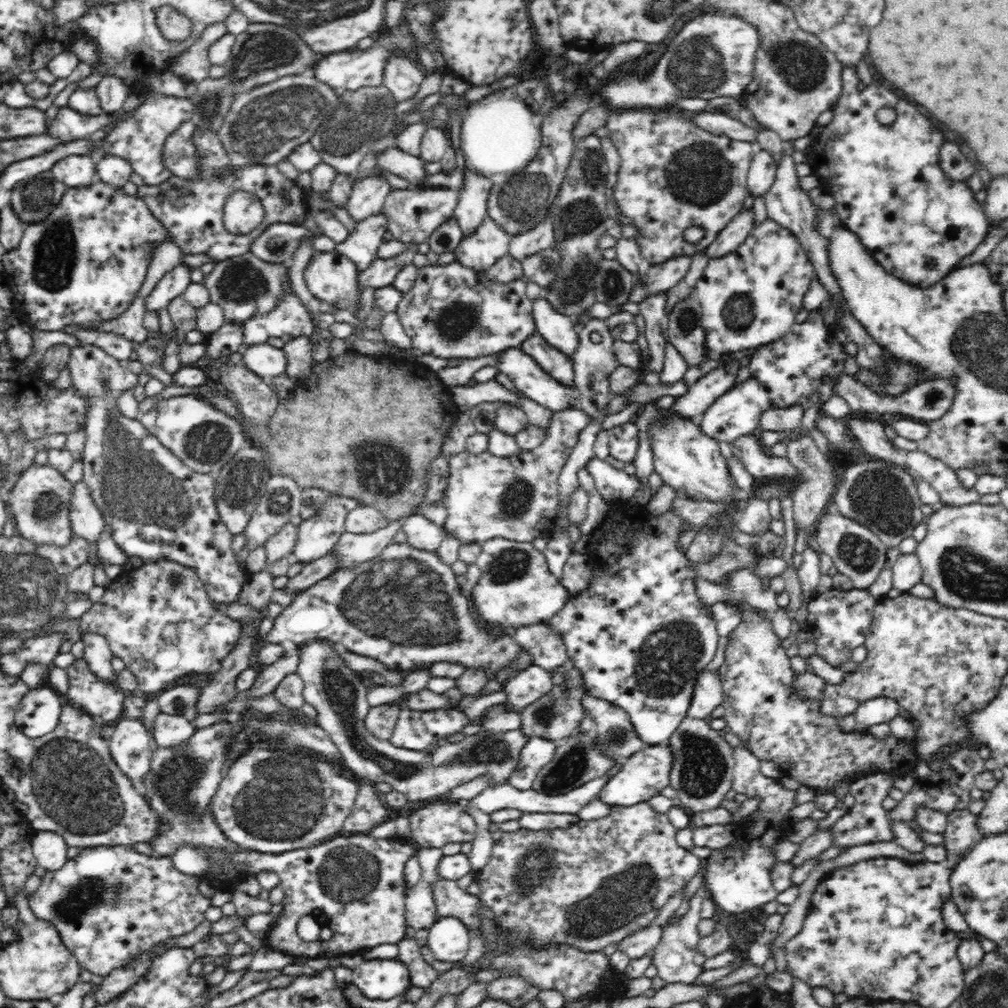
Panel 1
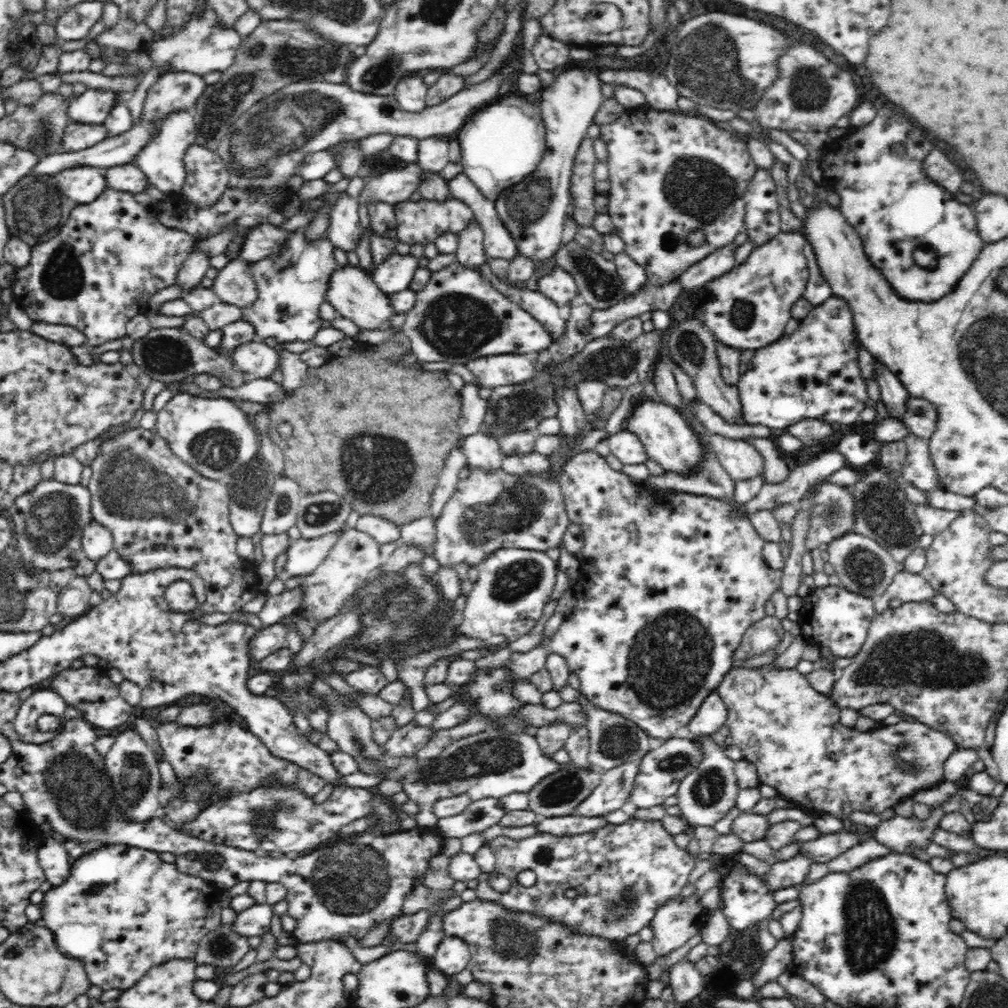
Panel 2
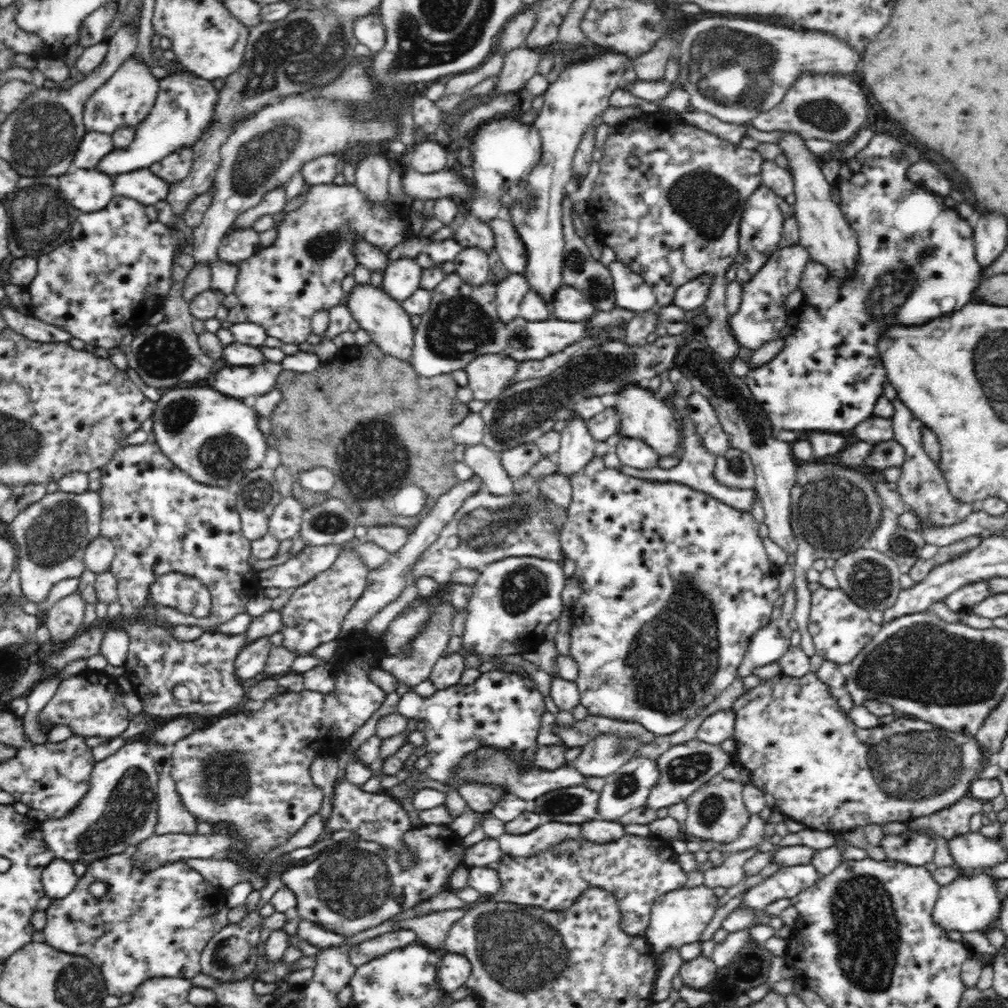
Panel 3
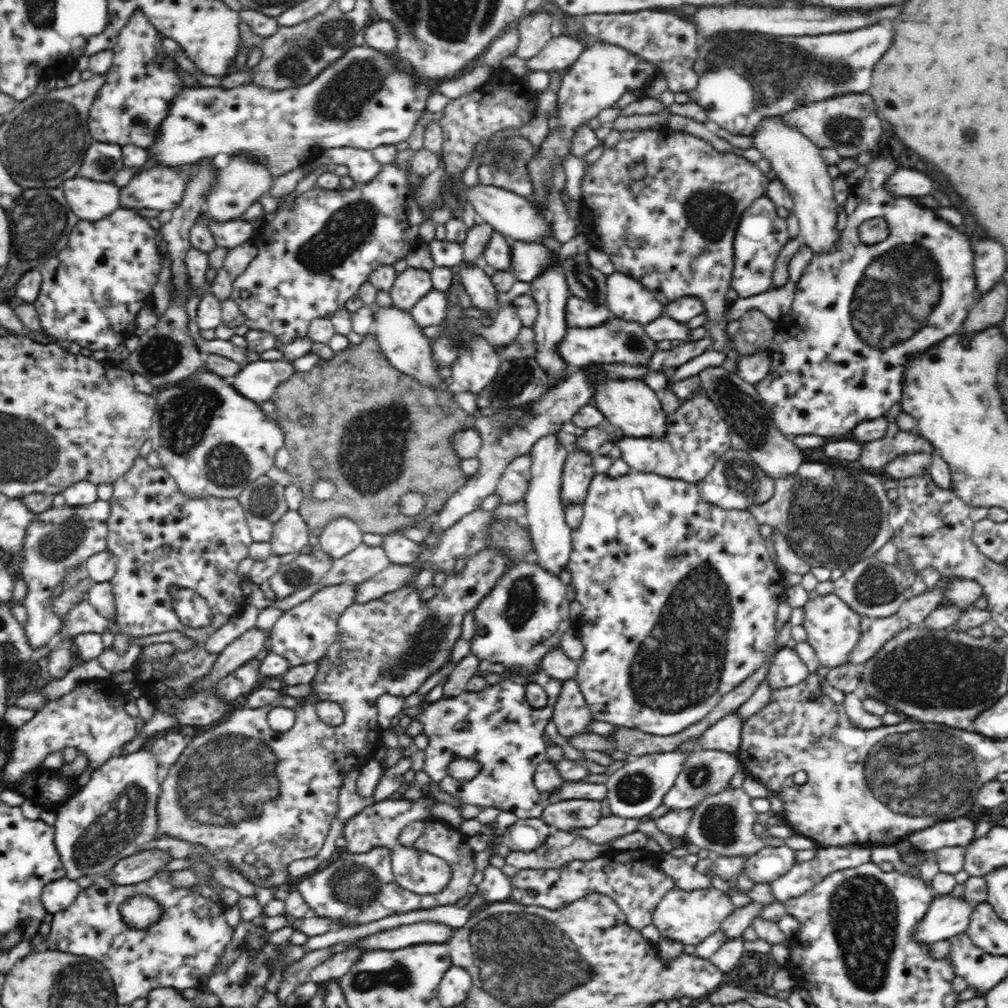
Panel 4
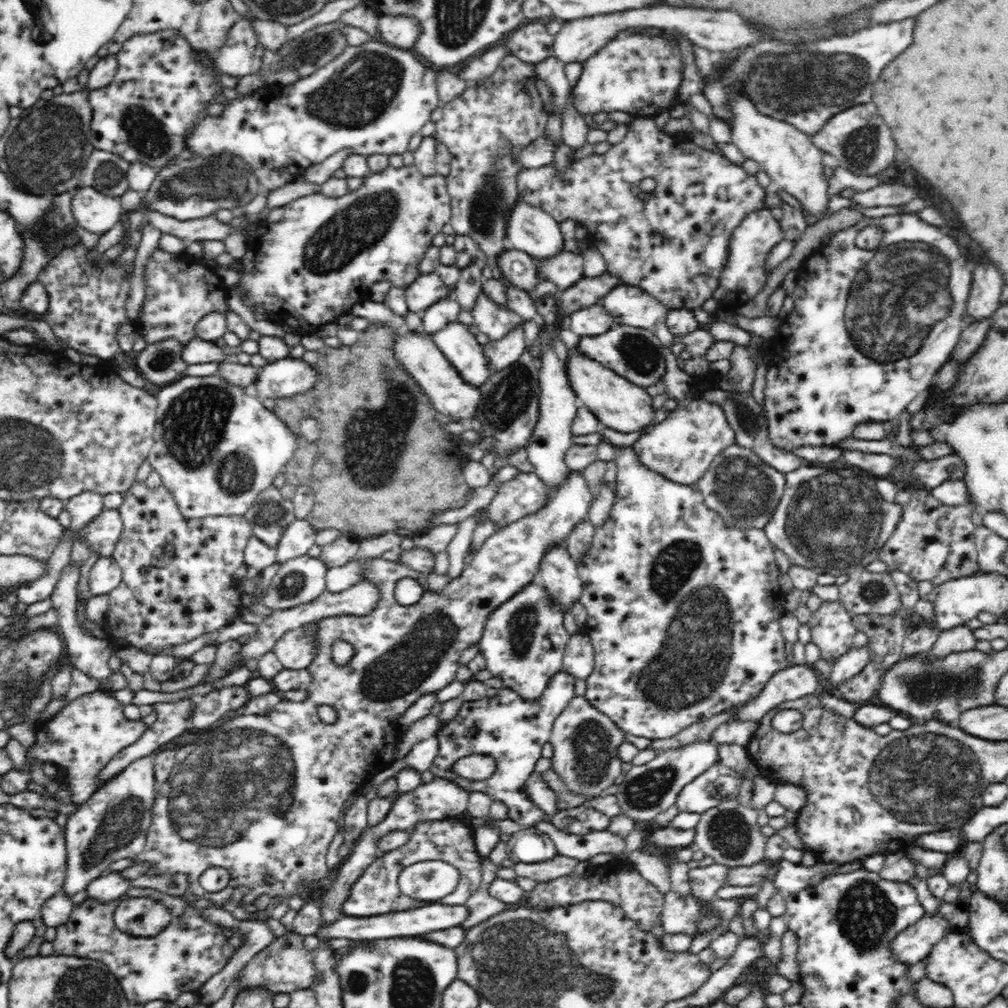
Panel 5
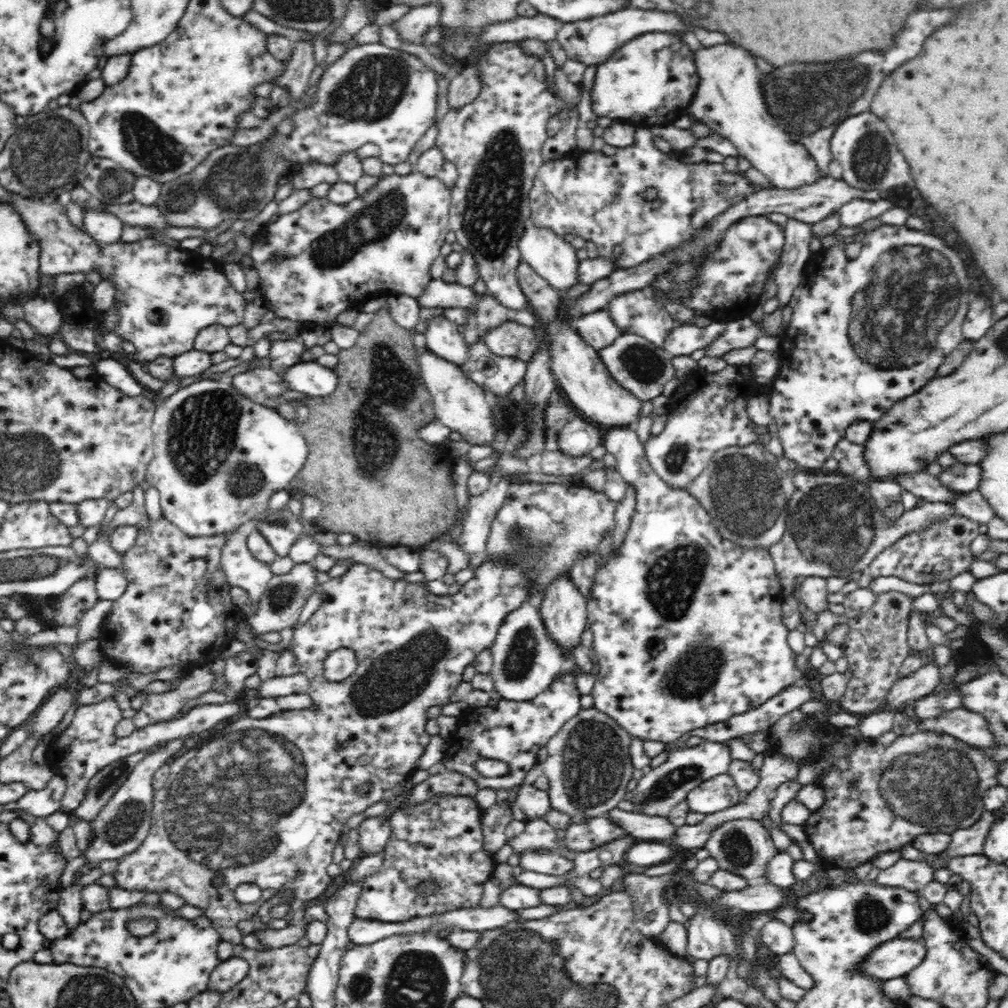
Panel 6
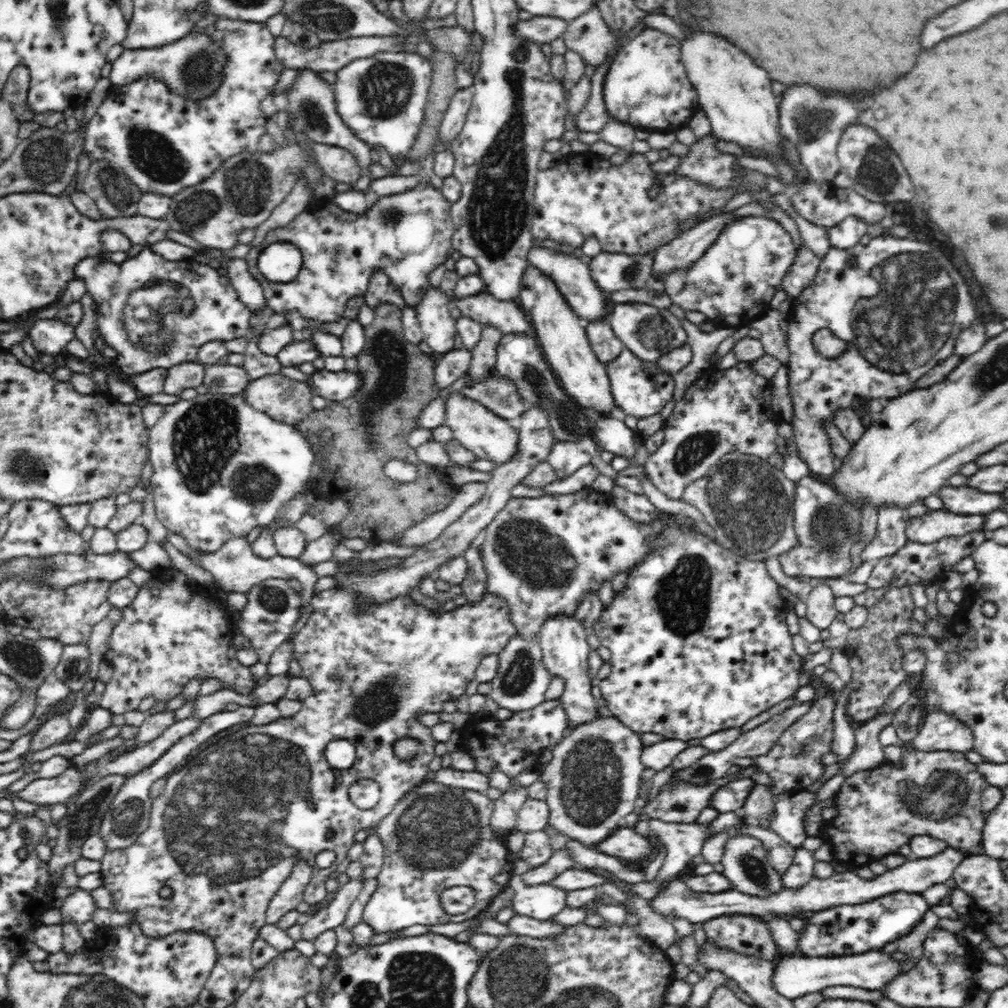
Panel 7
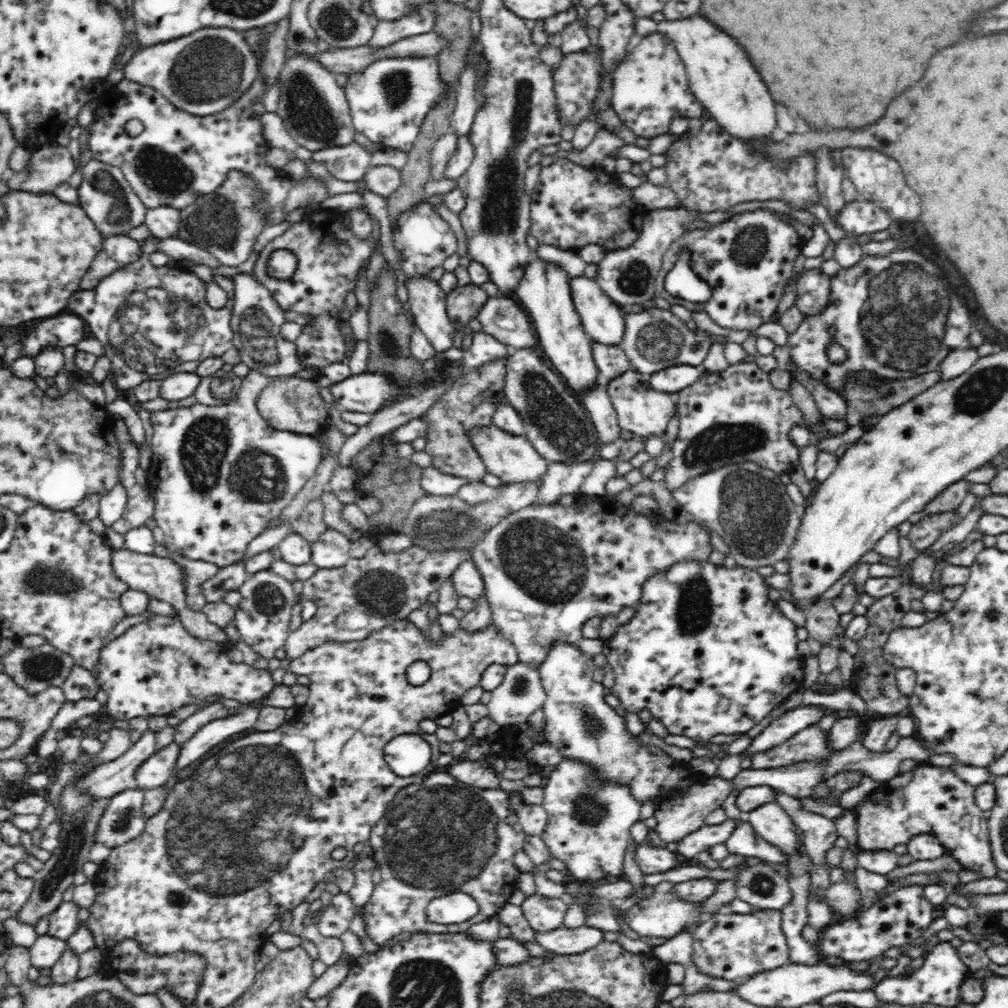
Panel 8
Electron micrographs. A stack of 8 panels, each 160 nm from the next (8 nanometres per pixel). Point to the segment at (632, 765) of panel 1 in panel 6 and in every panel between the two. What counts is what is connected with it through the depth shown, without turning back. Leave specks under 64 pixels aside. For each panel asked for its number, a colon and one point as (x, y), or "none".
2: (659, 771)
3: (683, 767)
4: (704, 772)
5: (718, 782)
6: (720, 792)

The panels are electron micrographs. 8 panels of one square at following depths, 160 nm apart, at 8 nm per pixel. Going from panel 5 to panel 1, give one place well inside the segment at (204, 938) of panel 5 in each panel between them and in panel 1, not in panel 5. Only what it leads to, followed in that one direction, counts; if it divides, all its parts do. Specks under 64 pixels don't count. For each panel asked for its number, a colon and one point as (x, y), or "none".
1: (109, 904)
2: (146, 911)
3: (149, 922)
4: (181, 950)

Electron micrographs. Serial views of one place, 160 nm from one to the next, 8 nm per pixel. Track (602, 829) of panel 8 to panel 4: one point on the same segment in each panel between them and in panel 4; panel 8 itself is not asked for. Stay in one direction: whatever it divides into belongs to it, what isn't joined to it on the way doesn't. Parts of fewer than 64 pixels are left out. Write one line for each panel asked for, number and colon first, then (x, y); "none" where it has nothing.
4: (571, 714)
5: (585, 743)
6: (588, 766)
7: (593, 778)

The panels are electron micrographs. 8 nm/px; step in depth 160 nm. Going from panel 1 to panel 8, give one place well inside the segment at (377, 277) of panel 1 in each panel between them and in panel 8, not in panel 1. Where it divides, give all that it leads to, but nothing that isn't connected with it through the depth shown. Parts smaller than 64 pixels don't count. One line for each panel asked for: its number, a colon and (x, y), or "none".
2: (394, 274)
3: (401, 278)
4: (411, 284)
5: (425, 290)
6: (439, 293)
7: (506, 316)
8: (503, 318)

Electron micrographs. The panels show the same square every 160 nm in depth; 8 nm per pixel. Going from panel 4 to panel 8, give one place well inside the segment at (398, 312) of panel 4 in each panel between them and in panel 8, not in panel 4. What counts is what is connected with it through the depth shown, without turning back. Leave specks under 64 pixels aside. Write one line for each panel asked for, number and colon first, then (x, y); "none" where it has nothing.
5: (419, 355)
6: (459, 403)
7: (489, 436)
8: (512, 457)

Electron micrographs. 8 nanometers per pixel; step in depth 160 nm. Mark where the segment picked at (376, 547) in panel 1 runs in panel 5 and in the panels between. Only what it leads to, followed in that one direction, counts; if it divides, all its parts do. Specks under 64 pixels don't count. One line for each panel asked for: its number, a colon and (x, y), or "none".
2: (355, 558)
3: (314, 614)
4: (301, 635)
5: (295, 650)

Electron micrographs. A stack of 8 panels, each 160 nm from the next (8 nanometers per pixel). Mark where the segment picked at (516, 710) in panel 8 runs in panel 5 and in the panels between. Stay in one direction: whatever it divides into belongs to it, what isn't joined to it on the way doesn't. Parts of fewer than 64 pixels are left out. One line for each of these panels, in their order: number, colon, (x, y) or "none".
5: (524, 639)
6: (527, 658)
7: (522, 680)

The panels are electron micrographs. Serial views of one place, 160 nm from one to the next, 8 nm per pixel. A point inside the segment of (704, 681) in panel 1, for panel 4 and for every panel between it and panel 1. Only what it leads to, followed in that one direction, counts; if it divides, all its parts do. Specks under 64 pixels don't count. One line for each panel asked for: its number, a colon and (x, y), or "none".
2: (712, 715)
3: (718, 727)
4: (725, 734)

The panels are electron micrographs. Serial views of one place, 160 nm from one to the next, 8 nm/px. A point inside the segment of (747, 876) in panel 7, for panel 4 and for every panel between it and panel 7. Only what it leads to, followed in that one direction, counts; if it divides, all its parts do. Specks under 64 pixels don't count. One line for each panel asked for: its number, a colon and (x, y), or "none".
4: (725, 824)
5: (729, 833)
6: (743, 846)

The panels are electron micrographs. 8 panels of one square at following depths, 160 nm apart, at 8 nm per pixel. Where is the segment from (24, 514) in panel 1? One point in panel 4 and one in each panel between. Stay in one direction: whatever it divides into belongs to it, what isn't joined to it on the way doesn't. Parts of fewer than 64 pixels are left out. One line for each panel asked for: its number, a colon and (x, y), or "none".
2: (47, 522)
3: (51, 535)
4: (58, 540)

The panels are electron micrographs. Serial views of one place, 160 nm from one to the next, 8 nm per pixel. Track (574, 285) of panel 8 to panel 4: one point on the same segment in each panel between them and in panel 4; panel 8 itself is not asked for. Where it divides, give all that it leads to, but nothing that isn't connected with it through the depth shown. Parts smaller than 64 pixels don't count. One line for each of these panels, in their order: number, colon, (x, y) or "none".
4: (511, 215)
5: (529, 229)
6: (555, 260)
7: (572, 277)

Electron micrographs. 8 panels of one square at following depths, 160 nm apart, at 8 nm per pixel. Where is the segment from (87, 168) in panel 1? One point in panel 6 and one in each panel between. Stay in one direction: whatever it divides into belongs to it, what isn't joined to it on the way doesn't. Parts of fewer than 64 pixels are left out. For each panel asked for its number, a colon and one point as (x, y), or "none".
2: (82, 184)
3: (88, 190)
4: (89, 199)
5: (96, 212)
6: (103, 227)

